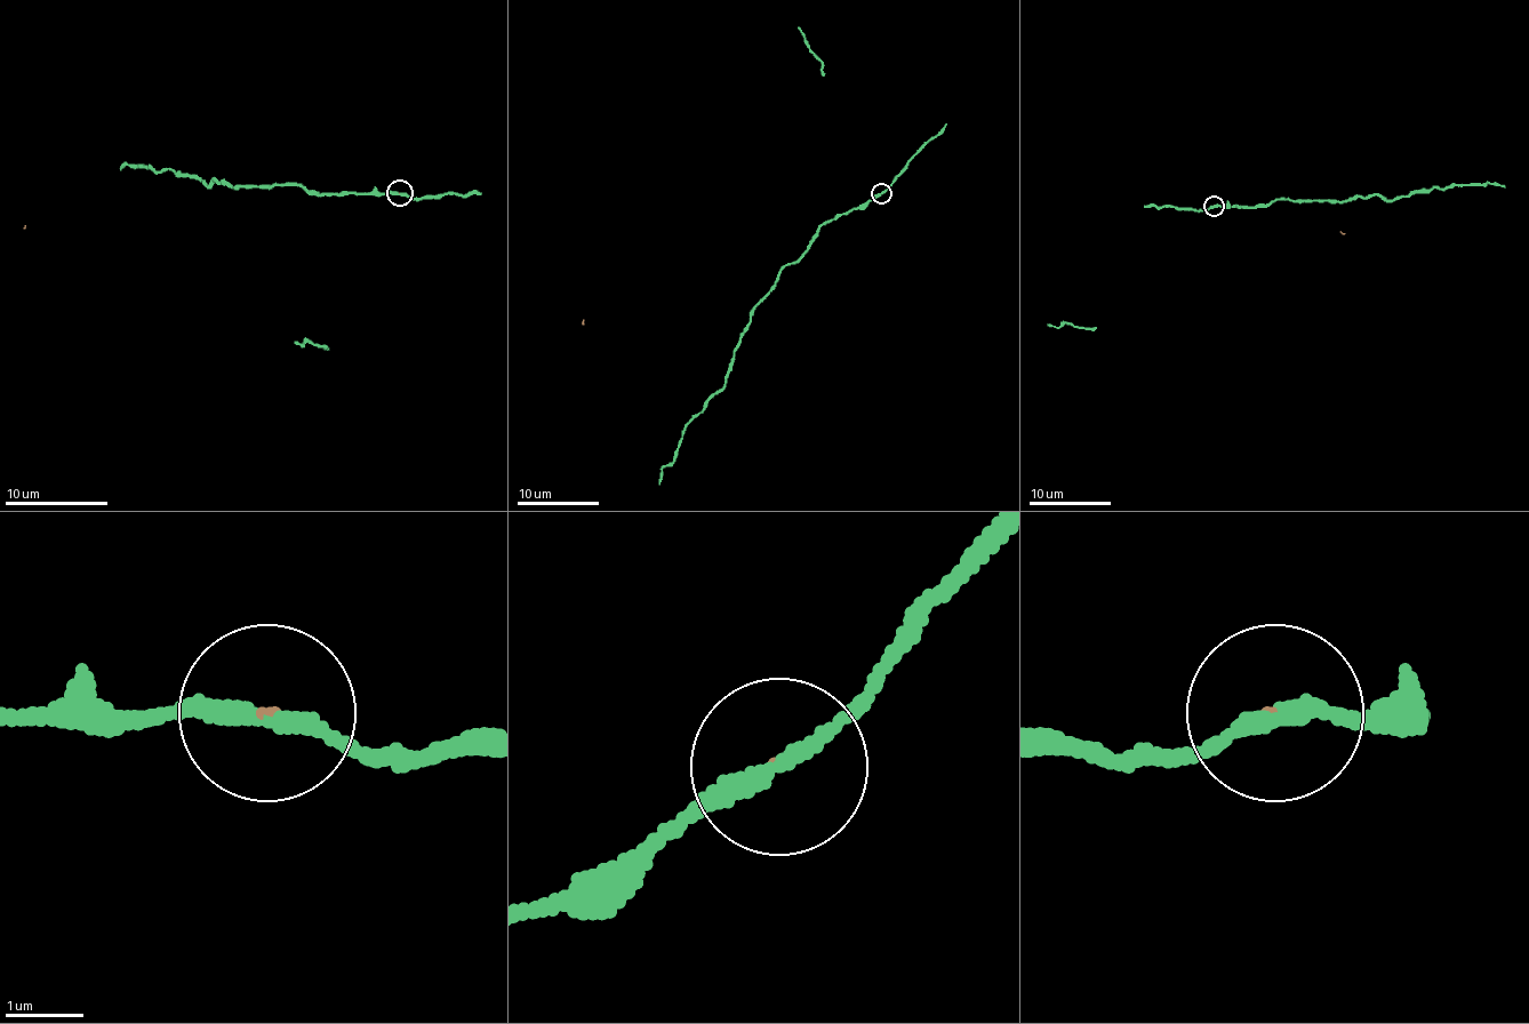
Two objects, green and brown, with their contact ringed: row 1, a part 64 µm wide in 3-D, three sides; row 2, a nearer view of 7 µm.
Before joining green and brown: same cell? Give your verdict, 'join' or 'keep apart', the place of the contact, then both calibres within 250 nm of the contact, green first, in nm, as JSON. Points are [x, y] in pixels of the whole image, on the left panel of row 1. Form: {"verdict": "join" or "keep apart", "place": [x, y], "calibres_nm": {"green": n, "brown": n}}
{"verdict": "keep apart", "place": [399, 193], "calibres_nm": {"green": 240, "brown": 50}}

